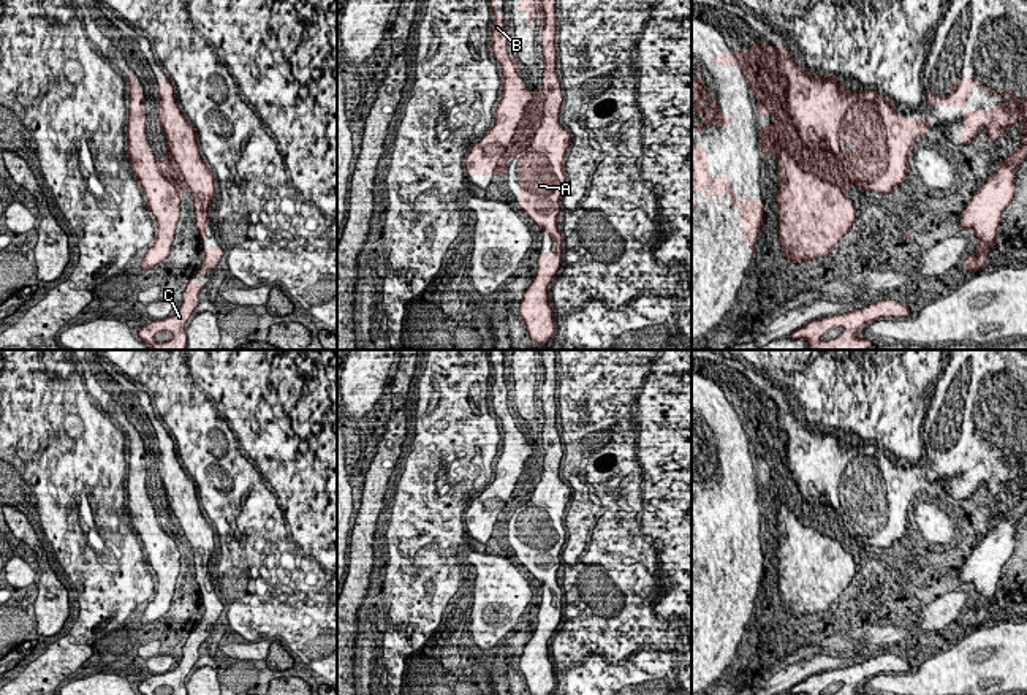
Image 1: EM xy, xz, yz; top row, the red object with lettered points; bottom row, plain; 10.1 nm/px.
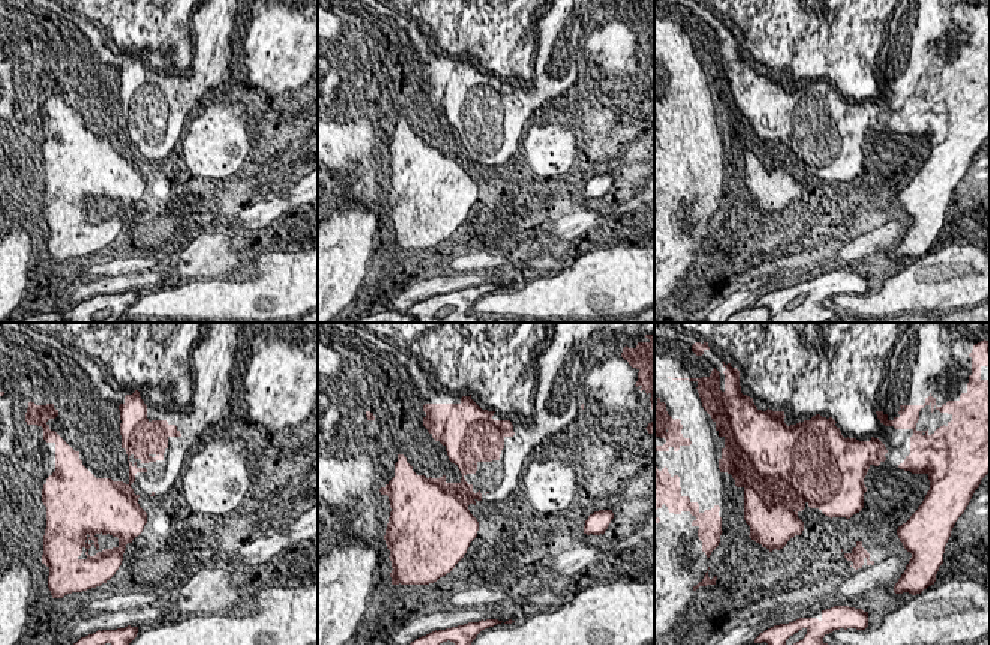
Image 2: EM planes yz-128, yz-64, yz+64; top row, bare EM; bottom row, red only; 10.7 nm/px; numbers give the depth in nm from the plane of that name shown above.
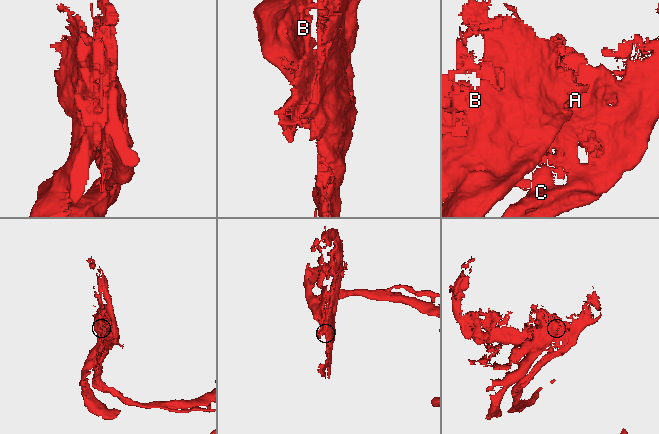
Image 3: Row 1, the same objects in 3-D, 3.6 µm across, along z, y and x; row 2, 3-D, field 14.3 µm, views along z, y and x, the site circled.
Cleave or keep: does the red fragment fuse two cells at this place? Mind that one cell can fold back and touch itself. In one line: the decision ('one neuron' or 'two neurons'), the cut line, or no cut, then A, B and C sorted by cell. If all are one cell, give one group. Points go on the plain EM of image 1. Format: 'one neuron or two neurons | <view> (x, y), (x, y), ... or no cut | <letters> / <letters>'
two neurons | xz (532, 448), (534, 497), (511, 508) | A C / B

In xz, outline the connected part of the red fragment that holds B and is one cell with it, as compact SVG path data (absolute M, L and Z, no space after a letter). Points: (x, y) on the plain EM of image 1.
M503 367L495 370L491 380L489 394L492 396L492 407L502 421L502 453L497 459L494 480L476 497L464 513L465 529L491 530L508 527L508 513L525 500L535 500L529 494L535 478L532 472L525 470L525 462L532 456L532 446L519 431L519 416L506 410L506 382L503 380Z

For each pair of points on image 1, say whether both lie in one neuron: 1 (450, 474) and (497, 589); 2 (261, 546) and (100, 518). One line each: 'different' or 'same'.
1: same
2: different

